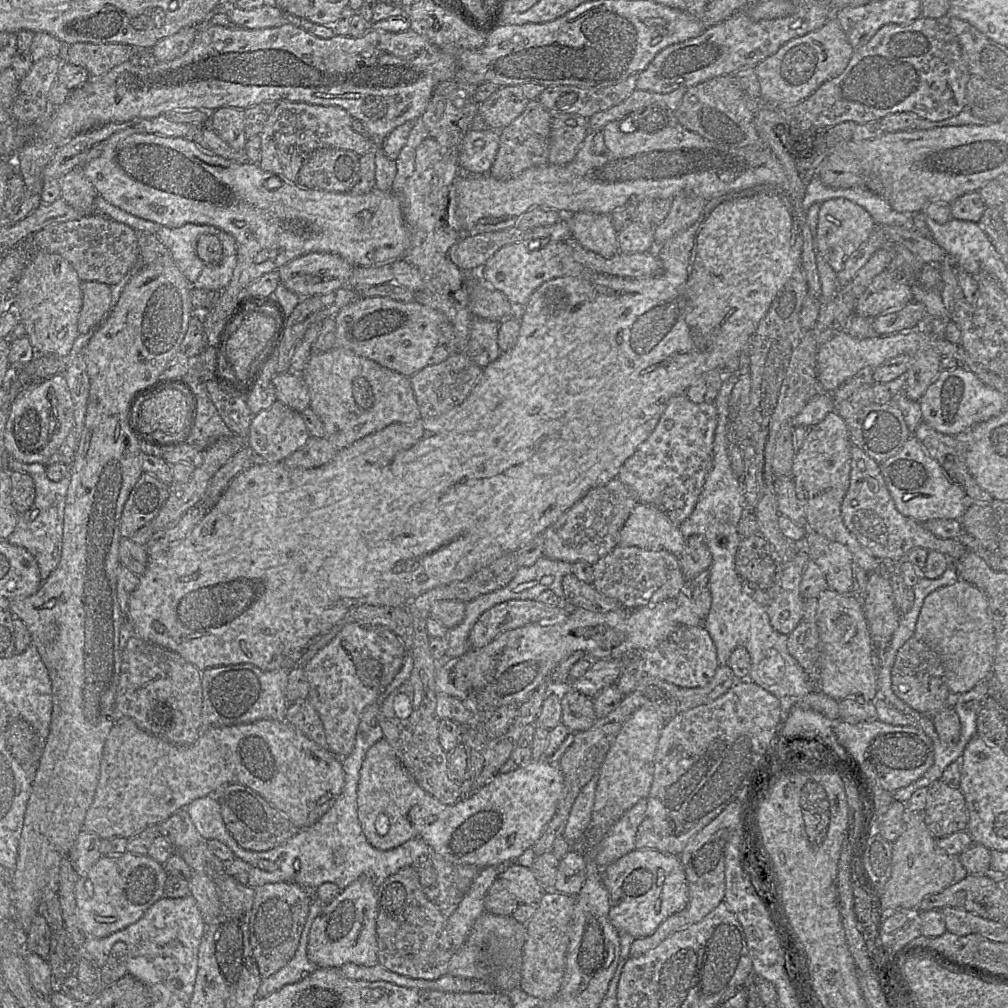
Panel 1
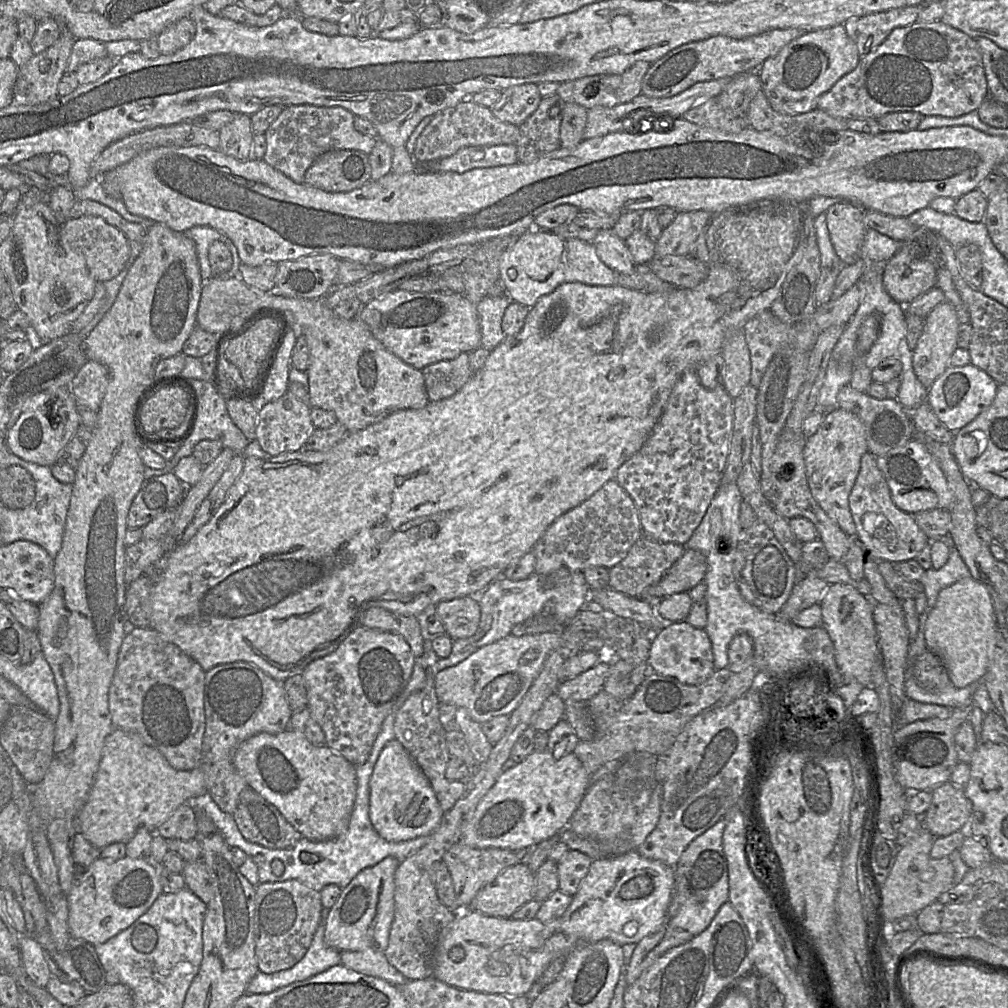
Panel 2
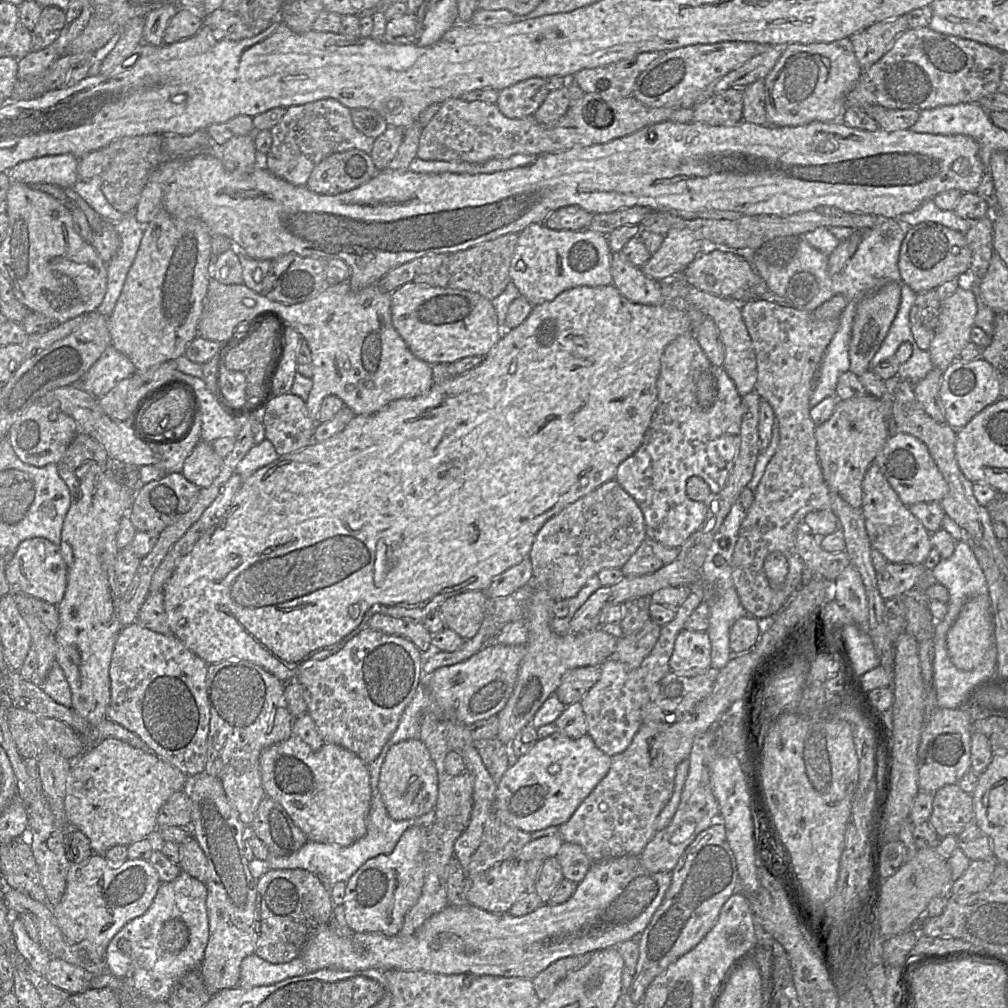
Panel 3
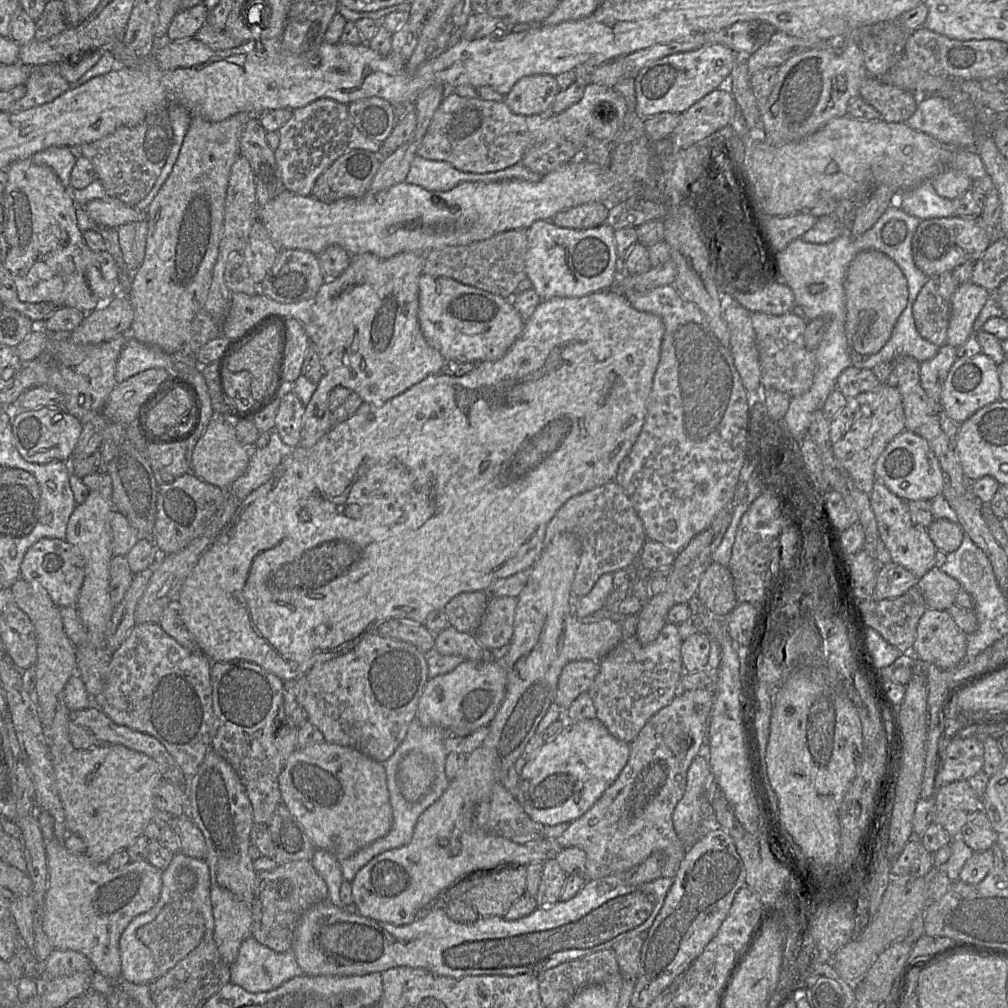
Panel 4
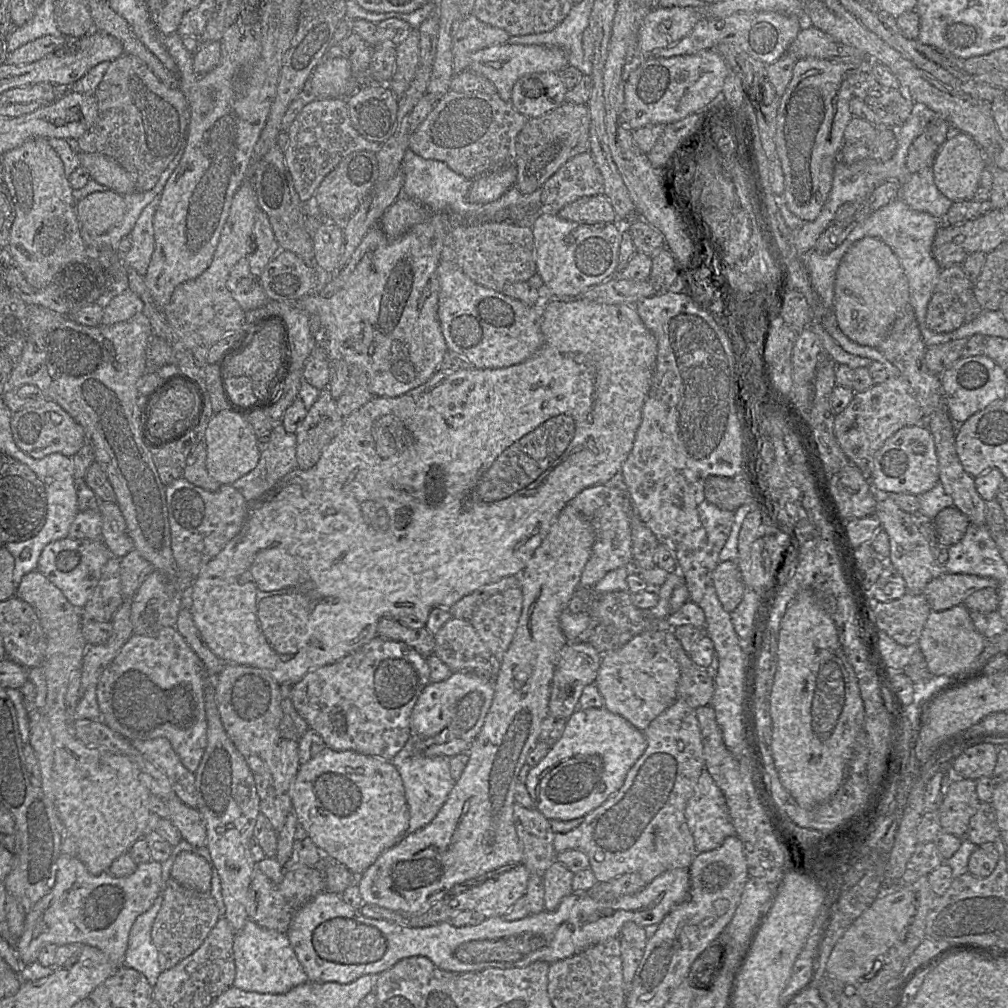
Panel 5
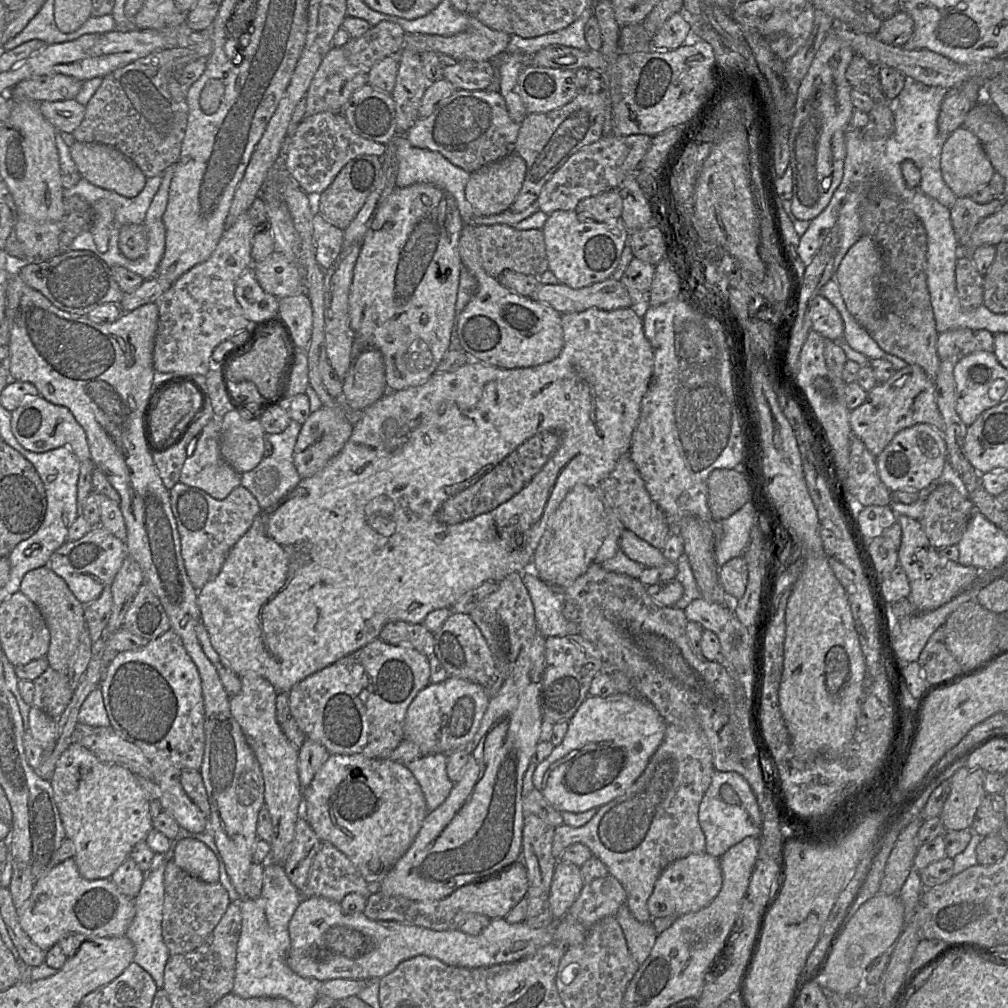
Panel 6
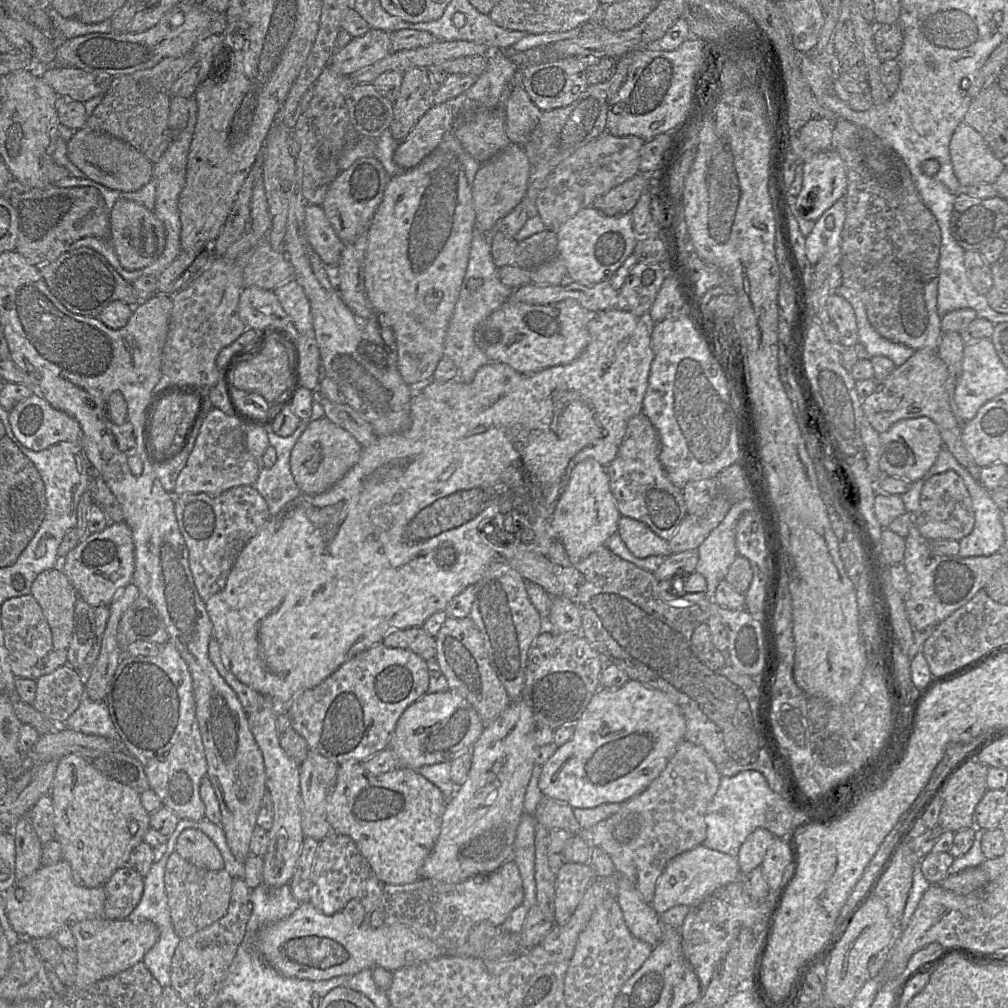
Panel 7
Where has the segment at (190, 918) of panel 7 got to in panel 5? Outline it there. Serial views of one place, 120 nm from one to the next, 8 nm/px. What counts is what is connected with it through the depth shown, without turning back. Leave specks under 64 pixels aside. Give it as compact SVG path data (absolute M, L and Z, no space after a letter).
M170 878L163 892L163 903L154 921L151 937L158 950L161 971L173 968L193 954L208 937L221 917L221 911L210 892L199 892Z

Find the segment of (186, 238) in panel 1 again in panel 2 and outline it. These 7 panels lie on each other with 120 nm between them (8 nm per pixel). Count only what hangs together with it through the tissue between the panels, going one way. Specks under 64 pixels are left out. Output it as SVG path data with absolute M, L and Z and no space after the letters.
M194 226L183 233L192 239L195 244L200 266L200 274L204 281L213 276L208 259L209 246L213 241L223 242L230 250L233 258L232 266L227 272L214 276L229 279L239 275L239 265L241 260L239 258L237 248L225 234L208 226Z

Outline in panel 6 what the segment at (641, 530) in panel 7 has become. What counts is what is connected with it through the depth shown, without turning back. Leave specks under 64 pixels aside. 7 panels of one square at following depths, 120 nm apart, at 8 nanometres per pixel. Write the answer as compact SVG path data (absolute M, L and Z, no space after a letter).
M624 529L620 537L620 549L626 556L645 568L661 567L669 563L662 550L639 538L629 529Z

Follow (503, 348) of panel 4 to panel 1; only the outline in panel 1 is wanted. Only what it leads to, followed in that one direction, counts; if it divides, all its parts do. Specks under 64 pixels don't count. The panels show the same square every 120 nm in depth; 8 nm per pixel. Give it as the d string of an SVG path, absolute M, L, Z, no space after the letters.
M359 297L335 315L335 322L337 347L348 349L406 377L441 363L457 352L456 333L449 319L442 312L415 301L403 303L388 297Z

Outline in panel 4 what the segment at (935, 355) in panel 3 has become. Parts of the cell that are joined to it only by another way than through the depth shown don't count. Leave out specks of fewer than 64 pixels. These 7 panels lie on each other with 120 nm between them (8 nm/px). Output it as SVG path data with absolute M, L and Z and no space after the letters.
M971 281L960 284L951 300L946 344L958 348L973 334L973 327L990 292Z

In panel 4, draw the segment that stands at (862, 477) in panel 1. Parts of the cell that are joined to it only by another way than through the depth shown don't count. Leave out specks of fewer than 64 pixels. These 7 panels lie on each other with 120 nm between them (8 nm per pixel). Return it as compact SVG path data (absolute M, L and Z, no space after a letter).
M875 480L873 490L869 495L879 538L886 545L892 561L912 572L918 579L921 578L934 567L937 551L927 528L912 519L907 501L892 493L880 480Z

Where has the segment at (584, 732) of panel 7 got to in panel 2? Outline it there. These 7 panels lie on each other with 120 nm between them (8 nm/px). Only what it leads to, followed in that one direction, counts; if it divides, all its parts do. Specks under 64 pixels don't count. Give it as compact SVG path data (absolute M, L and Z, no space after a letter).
M534 750L522 762L504 771L498 777L495 784L478 803L474 812L463 823L459 842L480 849L533 848L568 826L590 785L591 776L573 752L556 759L549 750Z

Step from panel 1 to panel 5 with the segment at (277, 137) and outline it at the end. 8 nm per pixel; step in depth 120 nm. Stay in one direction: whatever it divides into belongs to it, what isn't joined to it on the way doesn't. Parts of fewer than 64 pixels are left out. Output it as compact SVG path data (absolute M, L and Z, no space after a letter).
M344 98L306 103L289 126L287 133L289 143L283 154L294 188L304 204L313 200L313 195L322 180L345 156L358 150L377 153L382 145L367 140L353 128Z

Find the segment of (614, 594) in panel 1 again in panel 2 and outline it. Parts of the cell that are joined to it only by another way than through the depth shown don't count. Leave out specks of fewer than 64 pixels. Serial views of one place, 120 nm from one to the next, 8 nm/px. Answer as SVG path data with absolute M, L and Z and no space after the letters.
M642 535L629 549L627 555L609 568L609 587L635 598L642 598L644 591L657 584L663 575L680 559L685 547L678 543L662 543Z

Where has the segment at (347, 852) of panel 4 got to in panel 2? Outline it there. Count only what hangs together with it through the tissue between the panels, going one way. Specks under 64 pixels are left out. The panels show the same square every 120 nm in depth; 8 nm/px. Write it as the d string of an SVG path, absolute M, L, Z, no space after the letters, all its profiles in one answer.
M290 728L278 734L259 733L238 746L233 764L247 787L274 805L303 837L311 841L327 841L347 831L357 792L356 766L326 745L313 745Z

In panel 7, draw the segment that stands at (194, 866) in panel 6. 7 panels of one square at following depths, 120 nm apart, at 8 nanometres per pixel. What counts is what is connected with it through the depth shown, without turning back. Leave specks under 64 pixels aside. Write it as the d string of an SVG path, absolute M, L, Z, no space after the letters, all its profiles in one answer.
M187 828L179 835L175 850L193 865L210 871L224 869L224 861L213 841L202 831Z

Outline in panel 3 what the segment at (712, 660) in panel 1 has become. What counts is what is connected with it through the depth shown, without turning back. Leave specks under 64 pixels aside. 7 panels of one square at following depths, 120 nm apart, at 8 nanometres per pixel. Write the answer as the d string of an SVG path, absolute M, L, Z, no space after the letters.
M683 629L676 638L669 666L671 672L695 677L711 667L711 642L706 632Z

